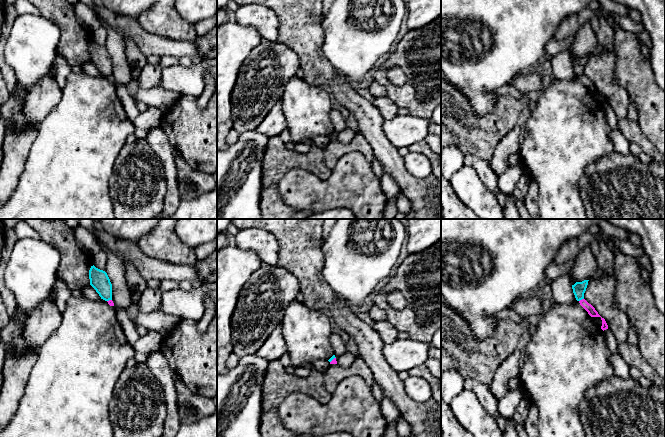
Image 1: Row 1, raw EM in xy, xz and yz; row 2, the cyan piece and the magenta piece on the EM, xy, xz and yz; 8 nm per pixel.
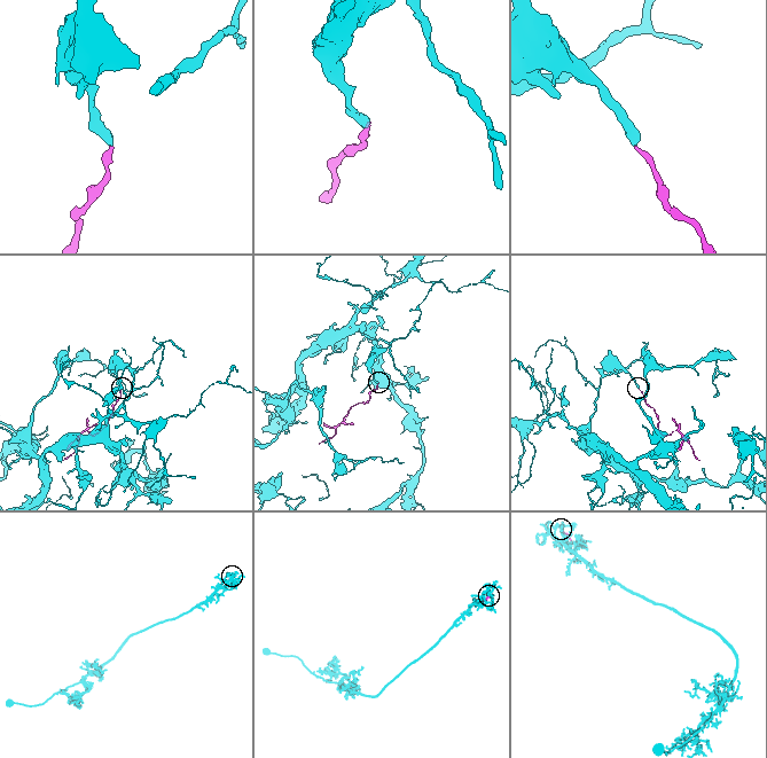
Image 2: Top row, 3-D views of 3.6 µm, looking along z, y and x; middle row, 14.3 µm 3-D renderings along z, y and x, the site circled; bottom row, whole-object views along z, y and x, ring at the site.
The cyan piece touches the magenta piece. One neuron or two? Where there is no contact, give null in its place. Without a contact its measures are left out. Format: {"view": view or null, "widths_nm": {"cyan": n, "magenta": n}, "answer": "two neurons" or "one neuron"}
{"view": "yz", "widths_nm": {"cyan": 110, "magenta": 70}, "answer": "two neurons"}

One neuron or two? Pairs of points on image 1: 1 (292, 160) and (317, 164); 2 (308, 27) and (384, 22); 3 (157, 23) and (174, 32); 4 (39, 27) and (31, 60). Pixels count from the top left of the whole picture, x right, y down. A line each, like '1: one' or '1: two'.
1: one
2: two
3: one
4: one

